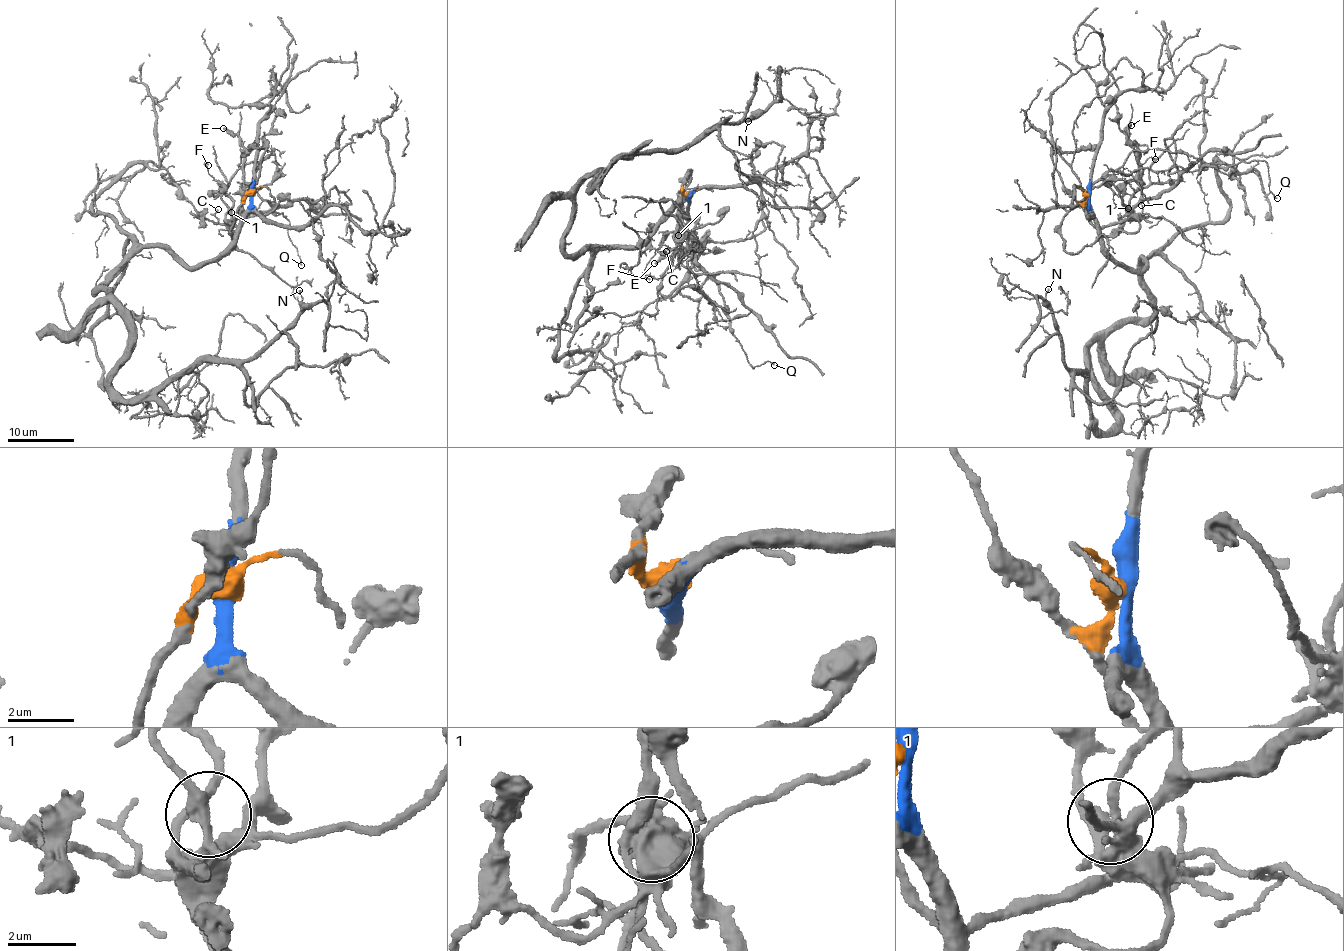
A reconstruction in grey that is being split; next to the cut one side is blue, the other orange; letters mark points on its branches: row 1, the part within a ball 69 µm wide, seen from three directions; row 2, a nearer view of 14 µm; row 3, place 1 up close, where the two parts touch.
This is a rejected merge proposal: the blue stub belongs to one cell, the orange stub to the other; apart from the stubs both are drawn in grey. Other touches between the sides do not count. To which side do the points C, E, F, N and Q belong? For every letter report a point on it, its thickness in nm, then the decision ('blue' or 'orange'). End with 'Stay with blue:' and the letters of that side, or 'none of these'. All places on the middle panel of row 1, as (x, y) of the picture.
C: at (666, 251); 100 nm thick; orange
E: at (654, 263); 200 nm thick; orange
F: at (649, 279); 120 nm thick; orange
N: at (748, 121); 140 nm thick; blue
Q: at (774, 365); 120 nm thick; blue
Stay with blue: N, Q

